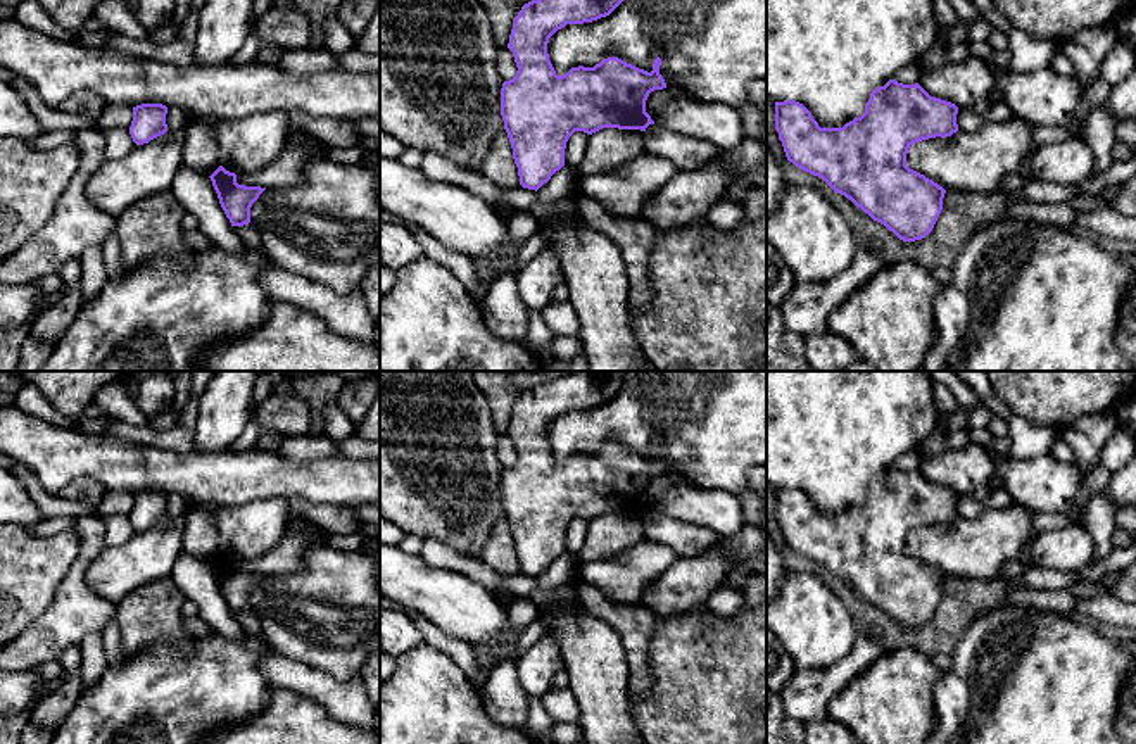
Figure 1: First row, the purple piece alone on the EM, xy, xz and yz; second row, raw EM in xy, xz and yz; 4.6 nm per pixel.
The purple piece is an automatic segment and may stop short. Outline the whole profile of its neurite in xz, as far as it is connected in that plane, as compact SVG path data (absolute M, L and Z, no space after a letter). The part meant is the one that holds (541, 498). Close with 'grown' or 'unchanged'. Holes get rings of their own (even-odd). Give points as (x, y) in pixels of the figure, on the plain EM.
M571 371L563 378L532 387L514 404L508 435L514 442L516 463L502 470L501 502L508 520L520 571L539 577L565 552L565 535L575 518L592 521L603 514L641 516L654 511L646 499L651 478L666 475L656 444L647 459L618 444L603 445L594 454L571 454L558 463L547 440L549 425L566 411L592 409L609 402L625 387L627 371Z; unchanged

